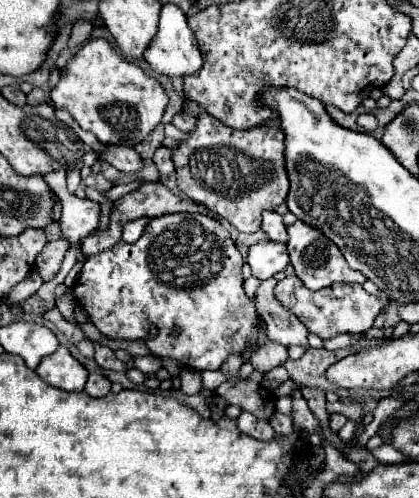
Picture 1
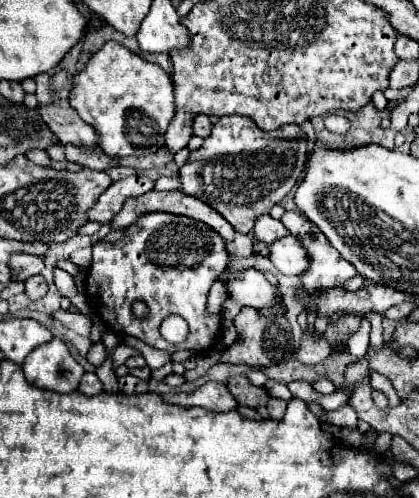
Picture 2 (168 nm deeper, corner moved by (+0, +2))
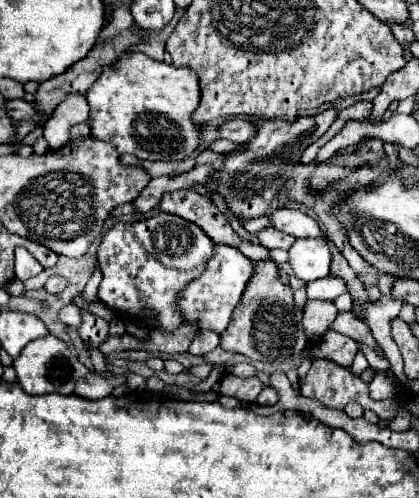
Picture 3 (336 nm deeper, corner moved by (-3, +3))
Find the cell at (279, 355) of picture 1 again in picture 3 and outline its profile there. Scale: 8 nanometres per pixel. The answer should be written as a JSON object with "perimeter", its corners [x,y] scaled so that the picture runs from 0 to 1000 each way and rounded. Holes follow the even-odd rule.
{"perimeter":[[[652,522],[618,526],[566,618],[556,622],[547,655],[527,671],[527,699],[585,711],[618,727],[680,727],[709,719],[737,691],[718,635],[723,622],[704,610],[699,582],[666,562],[666,534]]]}

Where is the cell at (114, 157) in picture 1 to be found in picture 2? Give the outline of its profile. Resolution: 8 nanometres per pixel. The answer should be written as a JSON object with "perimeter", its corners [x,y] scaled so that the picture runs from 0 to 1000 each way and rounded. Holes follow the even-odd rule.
{"perimeter":[[[158,199],[119,211],[95,211],[95,223],[100,223],[105,247],[138,271],[148,291],[167,287],[167,291],[196,295],[200,303],[239,299],[234,267],[186,239],[181,223],[162,211]]]}

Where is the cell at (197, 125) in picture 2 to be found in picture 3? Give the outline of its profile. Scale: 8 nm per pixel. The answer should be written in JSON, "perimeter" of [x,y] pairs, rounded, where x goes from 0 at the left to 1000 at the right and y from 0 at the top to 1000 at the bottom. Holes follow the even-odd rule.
{"perimeter":[[[561,237],[551,245],[542,245],[537,253],[527,253],[523,269],[527,277],[542,277],[542,281],[556,281],[566,289],[585,289],[589,281],[599,281],[613,265],[613,253],[589,241],[589,237]]]}

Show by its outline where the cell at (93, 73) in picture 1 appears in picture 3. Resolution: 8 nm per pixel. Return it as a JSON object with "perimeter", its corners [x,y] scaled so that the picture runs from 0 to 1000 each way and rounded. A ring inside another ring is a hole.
{"perimeter":[[[337,104],[294,108],[274,133],[251,137],[241,157],[232,157],[232,165],[208,185],[222,277],[265,285],[284,309],[317,309],[337,321],[394,321],[394,325],[427,325],[484,289],[480,253],[461,245],[461,225],[470,221],[480,197],[475,157],[461,141],[375,124]]]}

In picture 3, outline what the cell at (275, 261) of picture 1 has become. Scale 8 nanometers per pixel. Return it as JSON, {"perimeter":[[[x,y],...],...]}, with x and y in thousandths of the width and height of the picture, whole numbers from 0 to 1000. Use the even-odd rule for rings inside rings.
{"perimeter":[[[714,478],[690,498],[690,530],[709,558],[723,566],[747,566],[761,558],[785,554],[790,530],[790,502],[780,482],[766,478]]]}

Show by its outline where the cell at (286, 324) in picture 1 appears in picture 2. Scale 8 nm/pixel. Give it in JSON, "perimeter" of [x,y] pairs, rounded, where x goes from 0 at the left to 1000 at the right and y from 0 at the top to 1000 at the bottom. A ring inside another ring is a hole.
{"perimeter":[[[587,540],[573,552],[563,552],[544,572],[544,600],[530,608],[530,637],[554,645],[568,624],[573,608],[597,612],[606,620],[630,620],[649,612],[673,612],[673,592],[663,588],[663,576],[649,572],[621,544]]]}

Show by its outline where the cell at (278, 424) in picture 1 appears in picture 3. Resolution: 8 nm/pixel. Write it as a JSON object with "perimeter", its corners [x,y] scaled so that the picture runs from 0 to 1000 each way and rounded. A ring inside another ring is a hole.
{"perimeter":[[[632,775],[628,779],[628,787],[613,795],[613,803],[609,803],[609,811],[618,811],[618,815],[652,815],[656,807],[661,807],[661,787],[656,787],[656,779],[647,779],[647,775]]]}

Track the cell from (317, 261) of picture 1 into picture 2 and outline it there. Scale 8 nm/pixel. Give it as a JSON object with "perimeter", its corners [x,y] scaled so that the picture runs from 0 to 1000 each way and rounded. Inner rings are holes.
{"perimeter":[[[683,424],[668,440],[678,456],[721,484],[726,500],[740,508],[740,540],[721,548],[716,564],[735,584],[778,580],[807,572],[807,560],[850,544],[783,484],[783,476],[740,440],[706,424]]]}

